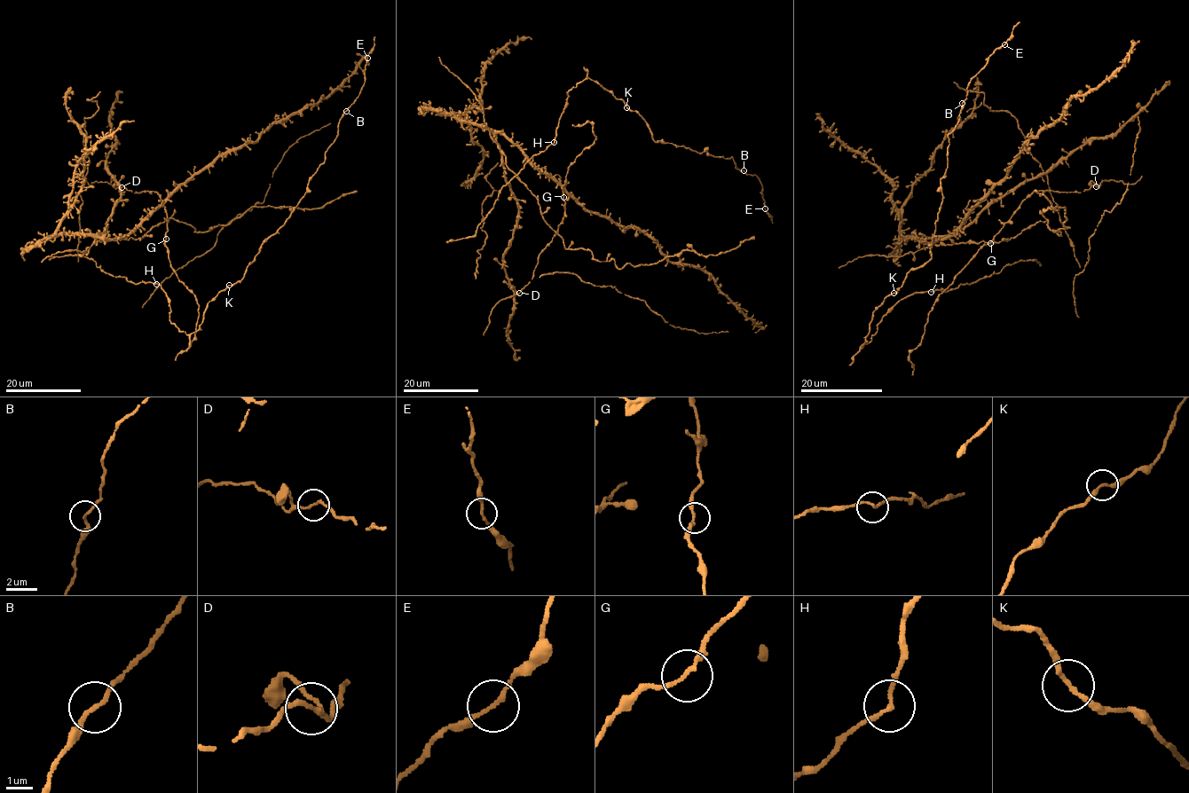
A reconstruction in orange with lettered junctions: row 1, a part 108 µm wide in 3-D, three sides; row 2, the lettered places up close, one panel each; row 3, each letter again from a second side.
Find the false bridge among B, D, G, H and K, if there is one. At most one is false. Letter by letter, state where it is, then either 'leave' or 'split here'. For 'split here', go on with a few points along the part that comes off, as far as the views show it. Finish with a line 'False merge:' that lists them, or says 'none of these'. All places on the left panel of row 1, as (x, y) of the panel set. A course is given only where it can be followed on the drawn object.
B: at (346, 111); split here; foreign part runs (345, 111), (365, 82), (367, 57), (374, 46), (374, 37)
D: at (122, 187); leave
G: at (166, 239); leave
H: at (156, 284); leave
K: at (229, 285); leave
False merge: B

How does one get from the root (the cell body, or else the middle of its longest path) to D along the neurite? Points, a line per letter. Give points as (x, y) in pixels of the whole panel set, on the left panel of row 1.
D: (166, 239), (167, 213), (161, 197), (153, 191), (134, 192), (122, 187)

